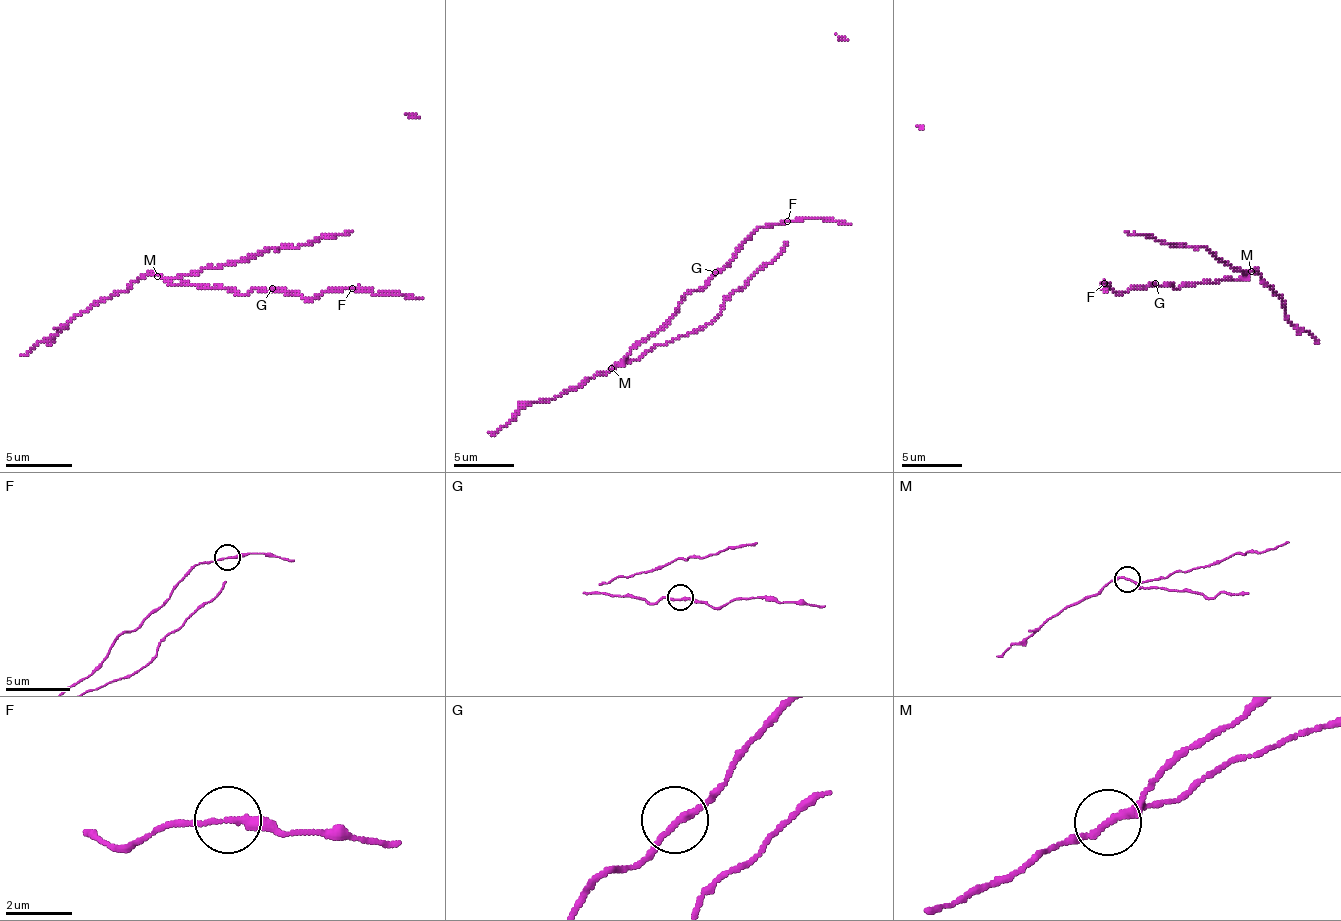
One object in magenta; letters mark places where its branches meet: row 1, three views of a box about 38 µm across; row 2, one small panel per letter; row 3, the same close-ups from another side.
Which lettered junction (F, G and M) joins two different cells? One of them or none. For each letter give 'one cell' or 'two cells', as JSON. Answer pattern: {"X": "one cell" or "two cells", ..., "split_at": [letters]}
{"F": "one cell", "G": "one cell", "M": "two cells", "split_at": ["M"]}

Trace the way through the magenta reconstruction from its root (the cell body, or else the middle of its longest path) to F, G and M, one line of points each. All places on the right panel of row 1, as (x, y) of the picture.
F: (1216, 256), (1243, 274), (1237, 280), (1182, 283), (1176, 289), (1164, 283), (1116, 292), (1104, 283)
G: (1216, 256), (1243, 271), (1243, 274), (1237, 280), (1182, 283), (1176, 289), (1170, 283), (1167, 286), (1155, 283)
M: (1216, 256), (1246, 274), (1252, 271)

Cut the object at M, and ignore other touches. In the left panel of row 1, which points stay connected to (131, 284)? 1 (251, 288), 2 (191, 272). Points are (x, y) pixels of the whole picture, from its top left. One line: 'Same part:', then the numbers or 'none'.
Same part: 2

